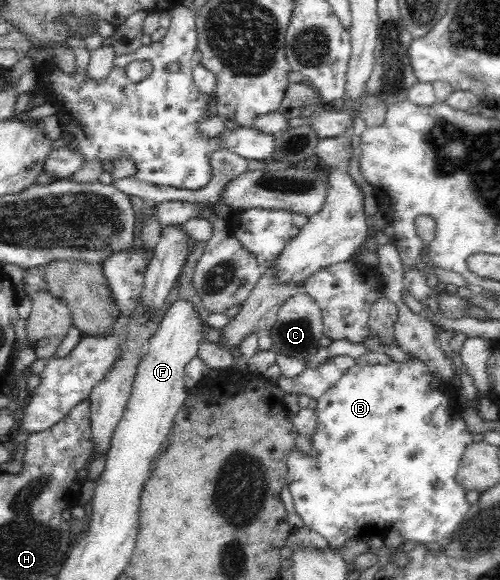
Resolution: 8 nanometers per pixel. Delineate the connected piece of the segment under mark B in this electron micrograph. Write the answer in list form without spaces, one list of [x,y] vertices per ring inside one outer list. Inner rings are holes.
[[[414,357],[414,362],[410,363],[391,363],[390,365],[382,365],[382,364],[375,364],[369,365],[364,362],[357,363],[353,367],[349,368],[343,376],[333,385],[330,390],[325,392],[324,396],[318,401],[317,409],[315,410],[317,417],[318,417],[318,430],[316,436],[310,441],[312,444],[312,454],[307,458],[307,456],[302,455],[296,448],[296,452],[290,455],[288,459],[288,468],[289,468],[289,484],[288,488],[293,497],[294,506],[296,508],[296,512],[299,514],[301,521],[303,521],[304,526],[307,529],[314,530],[315,532],[319,533],[325,540],[327,544],[331,548],[336,548],[342,550],[343,544],[349,538],[353,538],[353,536],[358,540],[363,540],[364,542],[369,537],[377,537],[380,539],[385,539],[389,532],[394,530],[399,530],[401,533],[401,537],[405,541],[417,541],[417,542],[439,542],[439,544],[443,544],[444,546],[449,542],[449,538],[453,536],[453,532],[455,528],[458,528],[459,524],[462,521],[462,518],[465,516],[467,510],[469,510],[470,505],[465,501],[465,494],[466,490],[457,484],[457,481],[454,479],[454,476],[457,473],[457,470],[460,466],[463,454],[465,450],[473,443],[473,435],[467,431],[466,425],[463,420],[460,418],[461,407],[454,404],[454,401],[450,400],[448,397],[445,396],[444,392],[447,387],[441,387],[441,378],[432,372],[427,370],[427,367],[422,363],[419,358]]]

